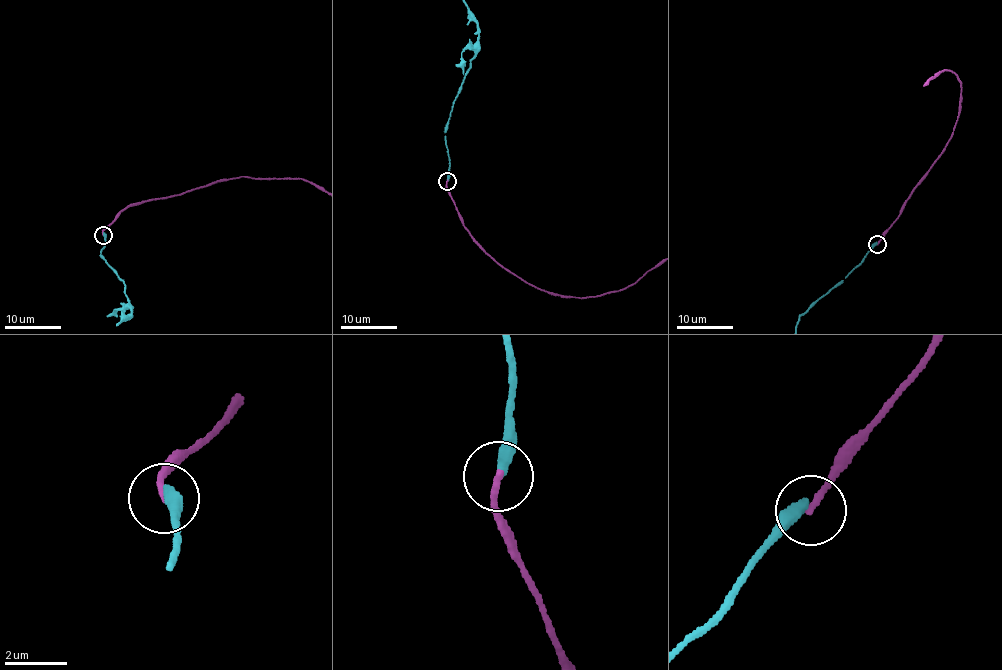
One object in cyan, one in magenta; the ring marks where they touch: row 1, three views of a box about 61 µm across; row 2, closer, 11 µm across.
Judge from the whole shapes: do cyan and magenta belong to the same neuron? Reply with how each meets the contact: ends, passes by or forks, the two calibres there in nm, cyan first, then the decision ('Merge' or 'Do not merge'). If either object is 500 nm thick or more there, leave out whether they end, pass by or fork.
At the ring cyan ends. At the ring magenta ends. Thickness 400 nm (cyan) against 200 nm. Do not merge

